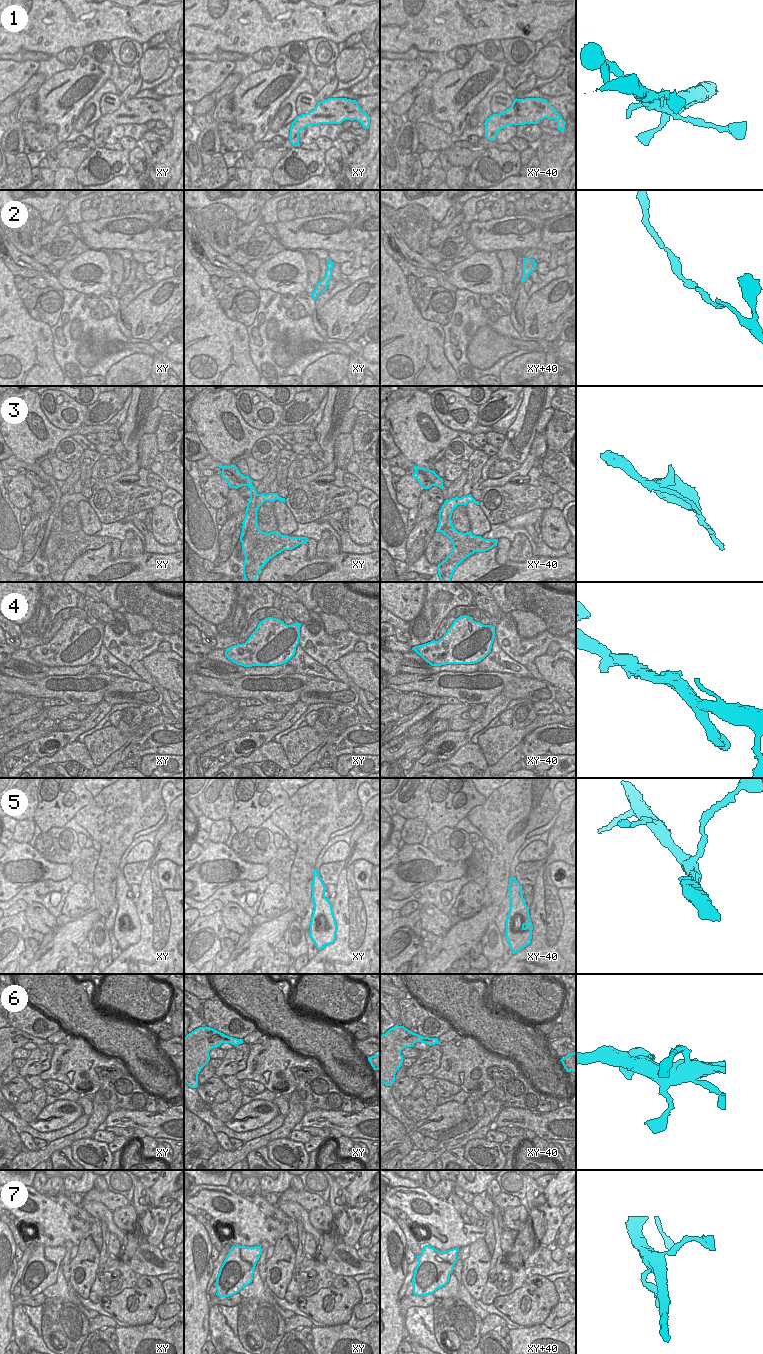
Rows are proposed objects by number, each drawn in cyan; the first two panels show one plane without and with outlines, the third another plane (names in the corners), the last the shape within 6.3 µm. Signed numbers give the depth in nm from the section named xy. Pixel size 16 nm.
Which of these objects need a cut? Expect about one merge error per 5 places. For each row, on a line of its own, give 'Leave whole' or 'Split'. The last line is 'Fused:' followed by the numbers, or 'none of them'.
1: Leave whole
2: Leave whole
3: Leave whole
4: Leave whole
5: Leave whole
6: Leave whole
7: Leave whole
Fused: none of them.

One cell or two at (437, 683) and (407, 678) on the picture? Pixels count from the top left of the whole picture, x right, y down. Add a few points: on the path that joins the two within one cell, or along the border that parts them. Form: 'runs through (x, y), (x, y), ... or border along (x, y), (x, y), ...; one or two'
runs through (430, 683), (414, 683); one

